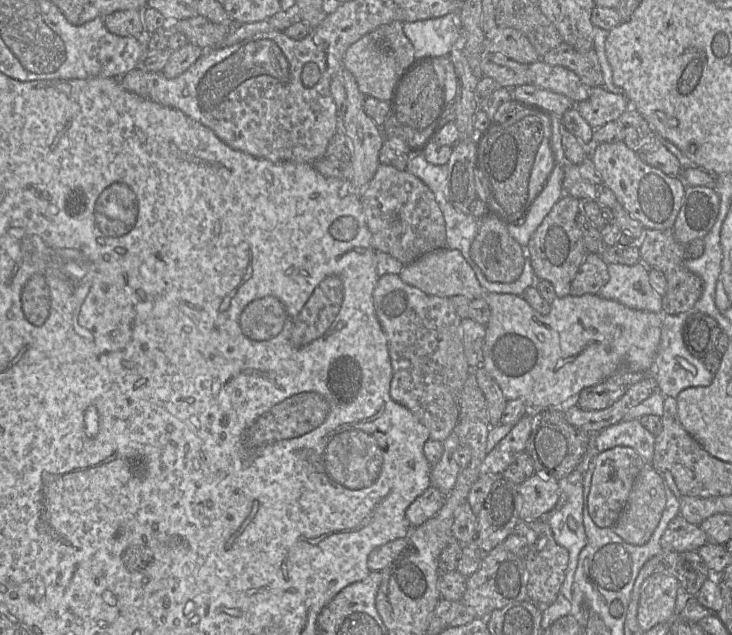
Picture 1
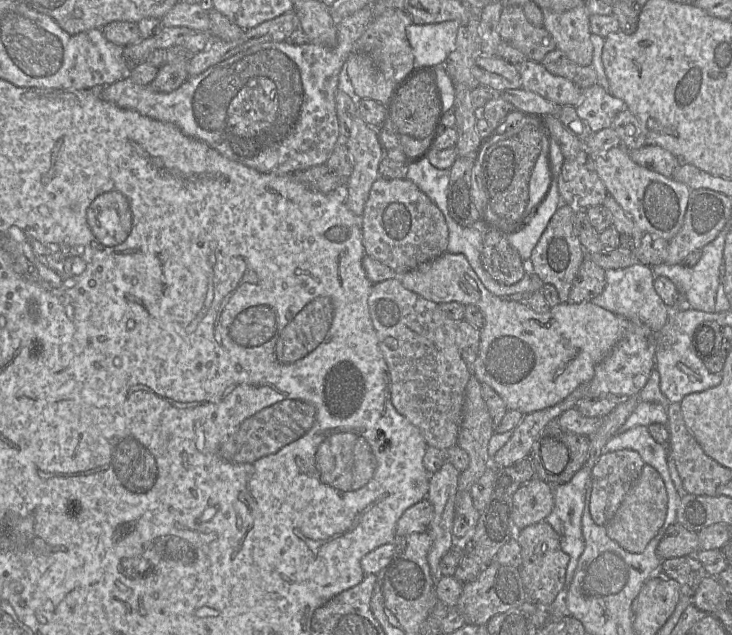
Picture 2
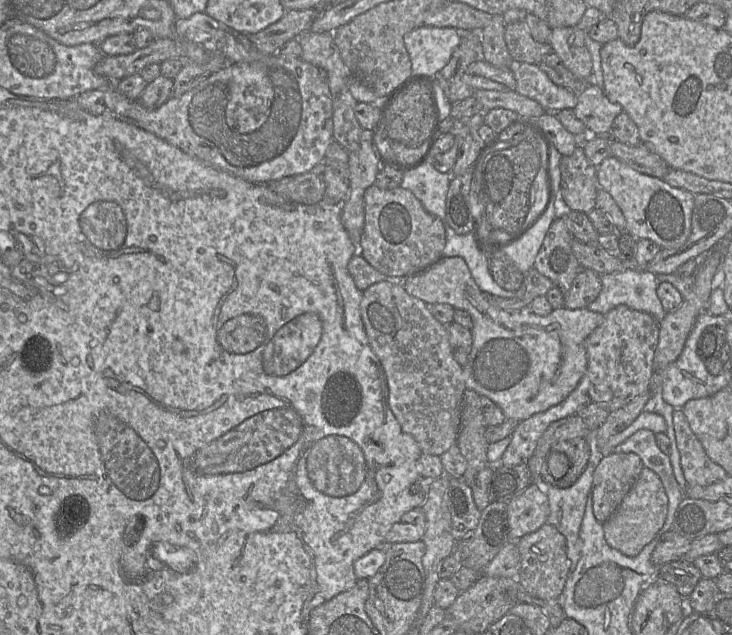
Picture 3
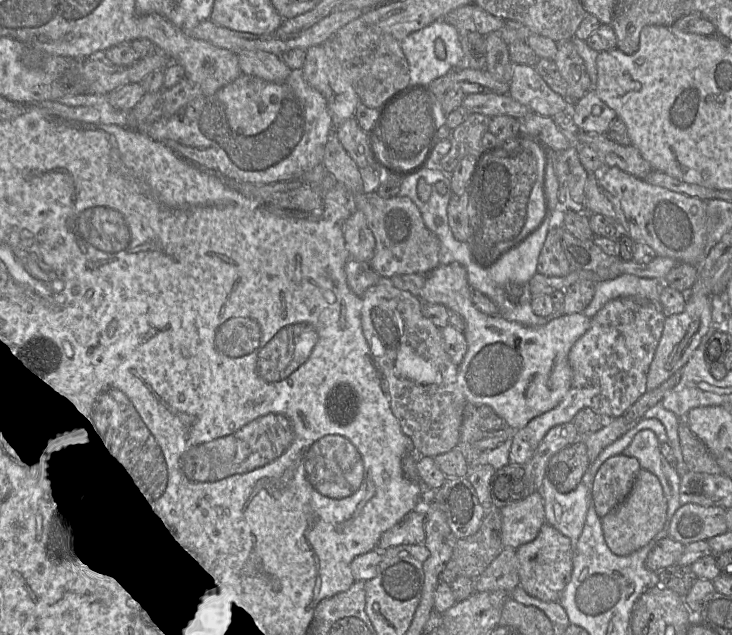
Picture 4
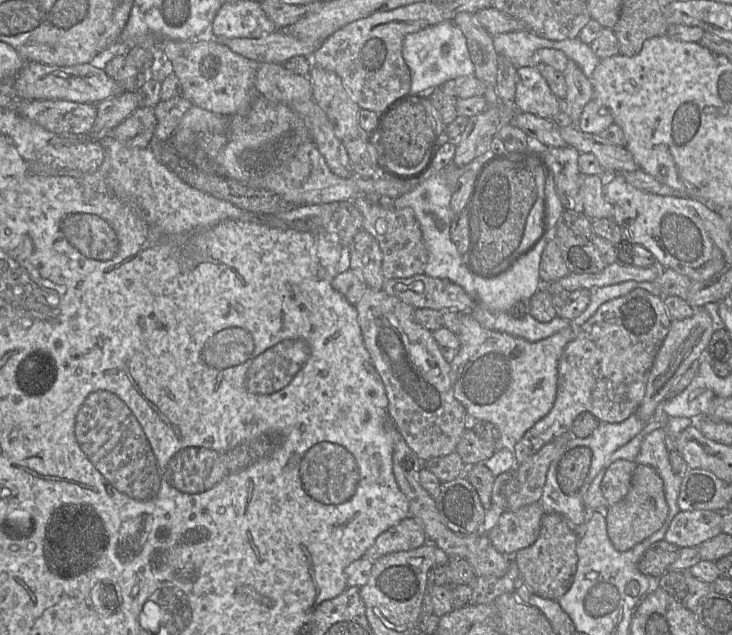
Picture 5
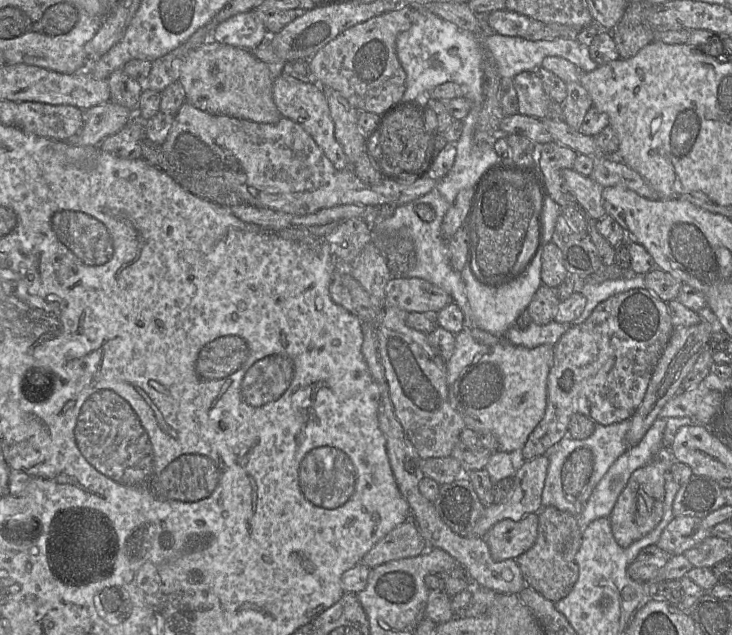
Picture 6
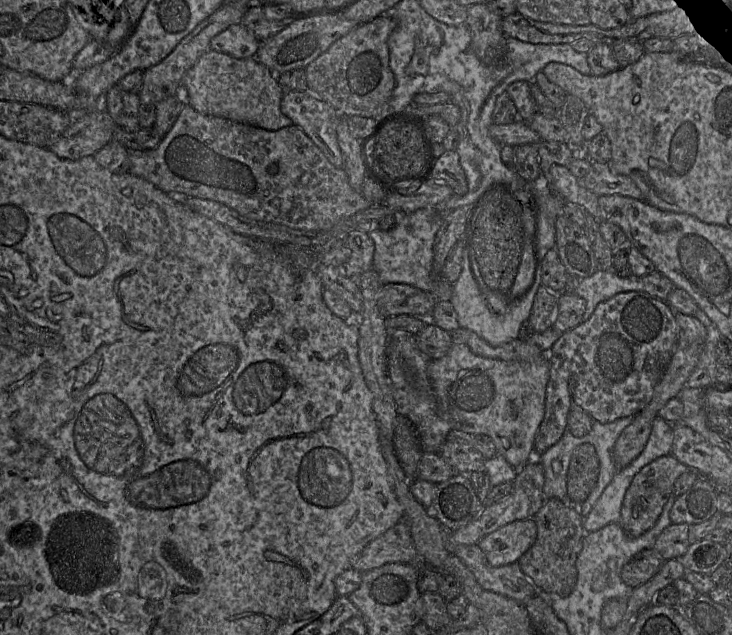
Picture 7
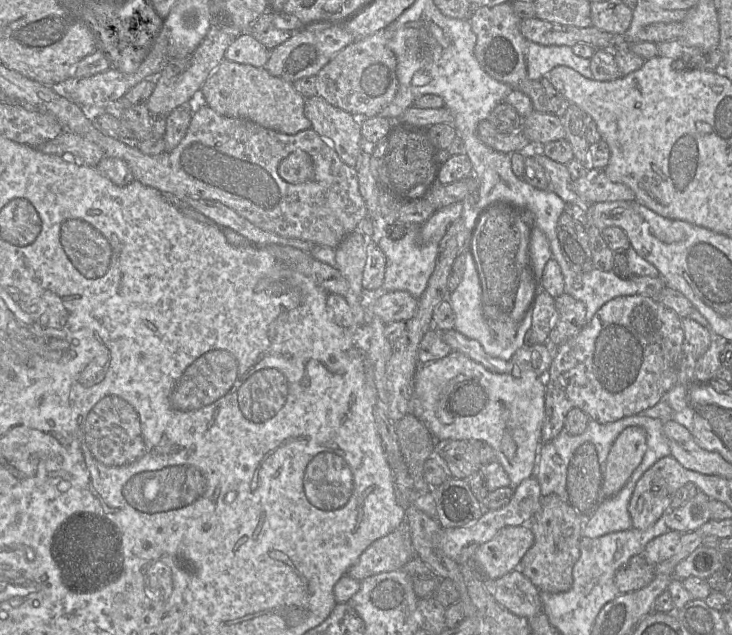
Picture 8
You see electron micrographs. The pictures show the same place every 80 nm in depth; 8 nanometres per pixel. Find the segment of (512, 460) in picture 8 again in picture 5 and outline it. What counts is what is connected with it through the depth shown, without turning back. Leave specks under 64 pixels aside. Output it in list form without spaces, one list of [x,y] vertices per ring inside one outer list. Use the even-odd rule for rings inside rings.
[[[470,312],[461,313],[461,328],[460,332],[457,334],[460,340],[460,348],[457,355],[452,359],[450,363],[451,372],[450,377],[454,387],[455,398],[464,406],[467,414],[470,418],[470,423],[472,421],[487,421],[494,424],[501,433],[503,437],[503,445],[500,447],[510,447],[514,453],[514,445],[521,440],[524,434],[533,427],[541,418],[546,416],[553,407],[557,394],[557,380],[558,380],[558,364],[561,355],[566,347],[566,345],[576,336],[576,329],[579,327],[574,327],[573,325],[564,328],[563,330],[557,332],[556,334],[540,340],[538,342],[529,342],[523,338],[511,336],[506,333],[489,330],[484,328],[471,314]]]

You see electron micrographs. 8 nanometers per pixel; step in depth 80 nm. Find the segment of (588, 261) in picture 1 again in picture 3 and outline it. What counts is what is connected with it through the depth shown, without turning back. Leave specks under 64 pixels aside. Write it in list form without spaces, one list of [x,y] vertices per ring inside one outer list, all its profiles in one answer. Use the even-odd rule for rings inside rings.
[[[581,268],[565,294],[564,307],[574,310],[587,308],[600,294],[601,276],[594,270]]]

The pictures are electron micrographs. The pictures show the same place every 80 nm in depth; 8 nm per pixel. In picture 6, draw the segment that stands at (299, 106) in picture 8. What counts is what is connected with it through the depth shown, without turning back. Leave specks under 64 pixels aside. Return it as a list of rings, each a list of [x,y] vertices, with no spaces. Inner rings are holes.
[[[209,40],[189,52],[178,81],[184,88],[186,101],[200,110],[274,124],[282,118],[272,93],[277,68],[260,61],[250,50]]]

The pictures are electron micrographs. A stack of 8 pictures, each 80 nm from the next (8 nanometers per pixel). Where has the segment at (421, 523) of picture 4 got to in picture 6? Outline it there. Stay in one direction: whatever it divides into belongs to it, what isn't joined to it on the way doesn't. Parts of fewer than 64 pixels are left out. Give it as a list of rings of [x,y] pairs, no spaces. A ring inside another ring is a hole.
[[[408,519],[376,543],[361,563],[374,568],[386,562],[415,557],[427,550],[427,544],[415,522]]]

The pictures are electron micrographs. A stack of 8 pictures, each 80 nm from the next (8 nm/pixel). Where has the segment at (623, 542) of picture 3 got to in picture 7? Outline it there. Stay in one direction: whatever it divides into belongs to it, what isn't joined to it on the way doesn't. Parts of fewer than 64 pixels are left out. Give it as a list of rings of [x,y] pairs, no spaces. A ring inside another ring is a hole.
[[[673,455],[657,458],[638,472],[627,489],[621,508],[619,525],[629,538],[636,538],[650,530],[658,521],[665,504],[673,492],[677,478],[683,473],[695,473],[705,477],[696,469],[680,463]]]

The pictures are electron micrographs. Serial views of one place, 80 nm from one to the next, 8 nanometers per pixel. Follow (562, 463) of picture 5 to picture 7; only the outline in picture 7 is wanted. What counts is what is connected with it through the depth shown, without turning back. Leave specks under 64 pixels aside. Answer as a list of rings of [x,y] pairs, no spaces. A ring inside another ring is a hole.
[[[592,444],[578,446],[573,452],[568,473],[567,492],[572,505],[583,519],[591,512],[595,503],[587,500],[597,483],[600,465],[596,450]]]

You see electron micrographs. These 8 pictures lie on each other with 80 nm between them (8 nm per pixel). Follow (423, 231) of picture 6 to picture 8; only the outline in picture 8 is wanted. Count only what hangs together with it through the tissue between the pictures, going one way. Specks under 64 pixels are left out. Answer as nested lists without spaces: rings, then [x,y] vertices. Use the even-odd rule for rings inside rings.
[[[412,224],[408,226],[407,233],[398,240],[391,239],[386,235],[377,238],[374,233],[373,240],[377,243],[386,258],[382,292],[407,291],[417,300],[424,293],[436,265],[438,244],[423,244],[419,240],[419,232],[420,225]]]

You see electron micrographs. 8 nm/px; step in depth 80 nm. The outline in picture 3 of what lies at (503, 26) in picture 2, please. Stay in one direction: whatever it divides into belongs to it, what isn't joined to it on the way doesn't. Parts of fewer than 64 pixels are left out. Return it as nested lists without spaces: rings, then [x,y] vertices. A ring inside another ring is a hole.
[[[525,22],[506,25],[504,38],[514,63],[538,65],[544,56],[553,52],[550,43],[539,43],[532,38]]]

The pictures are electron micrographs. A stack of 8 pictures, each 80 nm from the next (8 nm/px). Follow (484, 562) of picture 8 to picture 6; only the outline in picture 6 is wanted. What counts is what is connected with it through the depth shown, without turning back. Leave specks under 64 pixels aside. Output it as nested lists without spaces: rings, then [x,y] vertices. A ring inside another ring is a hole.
[[[530,513],[520,520],[504,519],[486,534],[485,540],[495,561],[517,559],[528,551],[538,537],[538,513]]]

